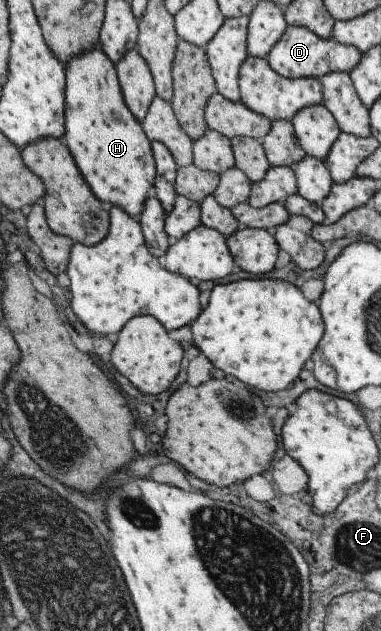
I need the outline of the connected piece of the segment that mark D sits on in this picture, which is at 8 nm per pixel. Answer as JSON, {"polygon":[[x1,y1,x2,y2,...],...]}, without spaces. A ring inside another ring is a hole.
{"polygon":[[287,25,265,59,270,68,285,79,299,79,300,77,317,79,334,71,348,74,350,69,358,64,360,55,361,52,354,46,338,44,331,37,323,39,306,27]]}

